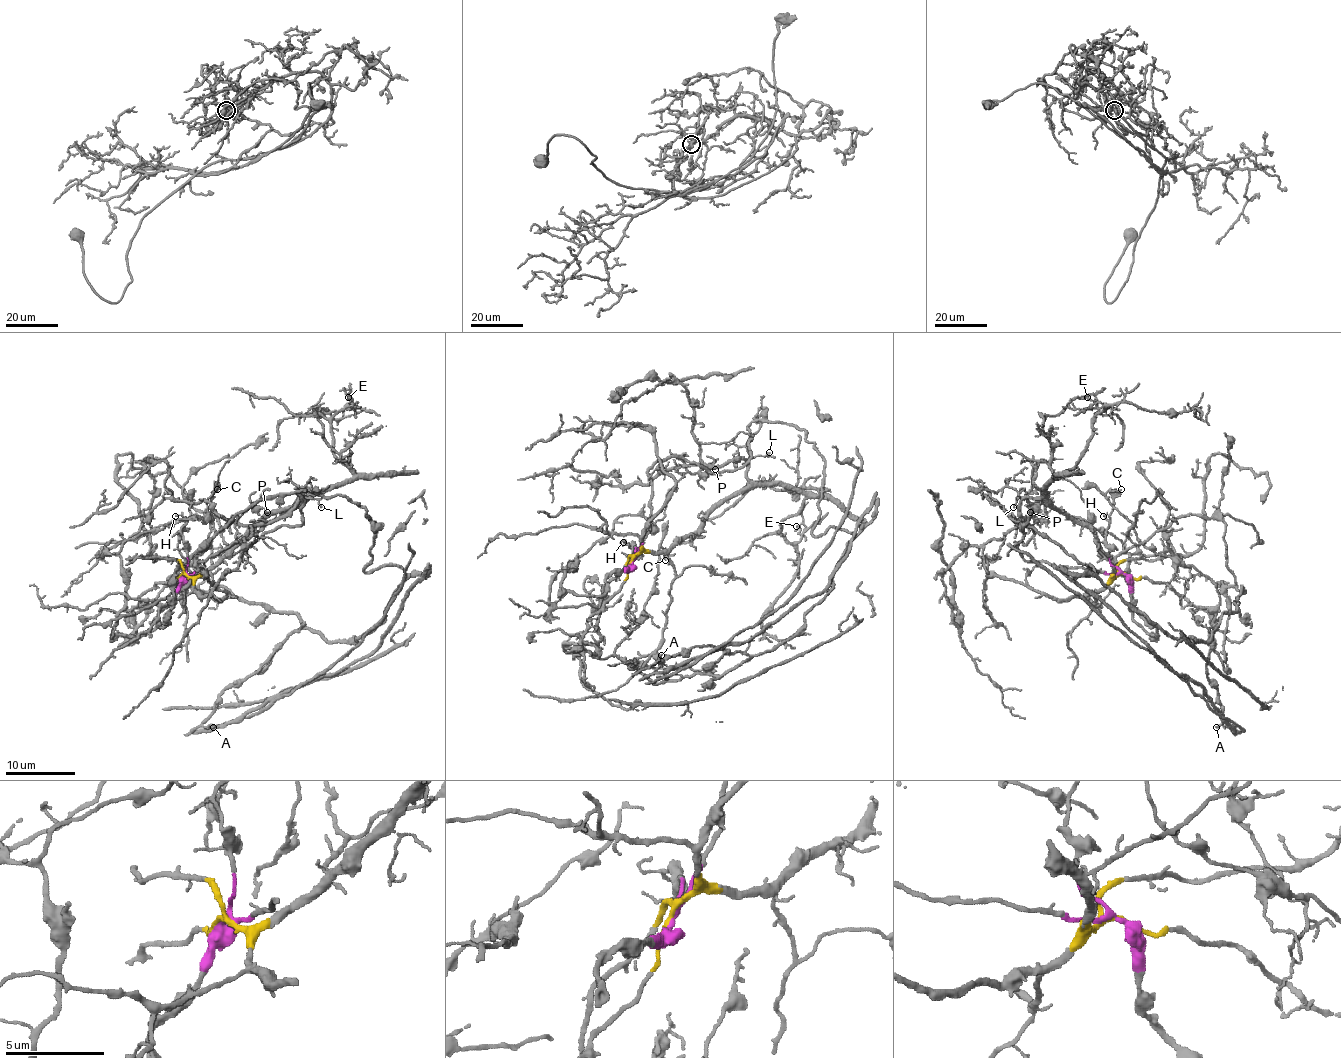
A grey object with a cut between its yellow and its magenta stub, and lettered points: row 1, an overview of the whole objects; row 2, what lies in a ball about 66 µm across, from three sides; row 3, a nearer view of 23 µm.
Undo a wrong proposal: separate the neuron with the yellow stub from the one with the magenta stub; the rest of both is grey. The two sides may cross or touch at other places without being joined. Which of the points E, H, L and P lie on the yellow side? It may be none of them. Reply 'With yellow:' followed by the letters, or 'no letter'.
With yellow: E, L, P

